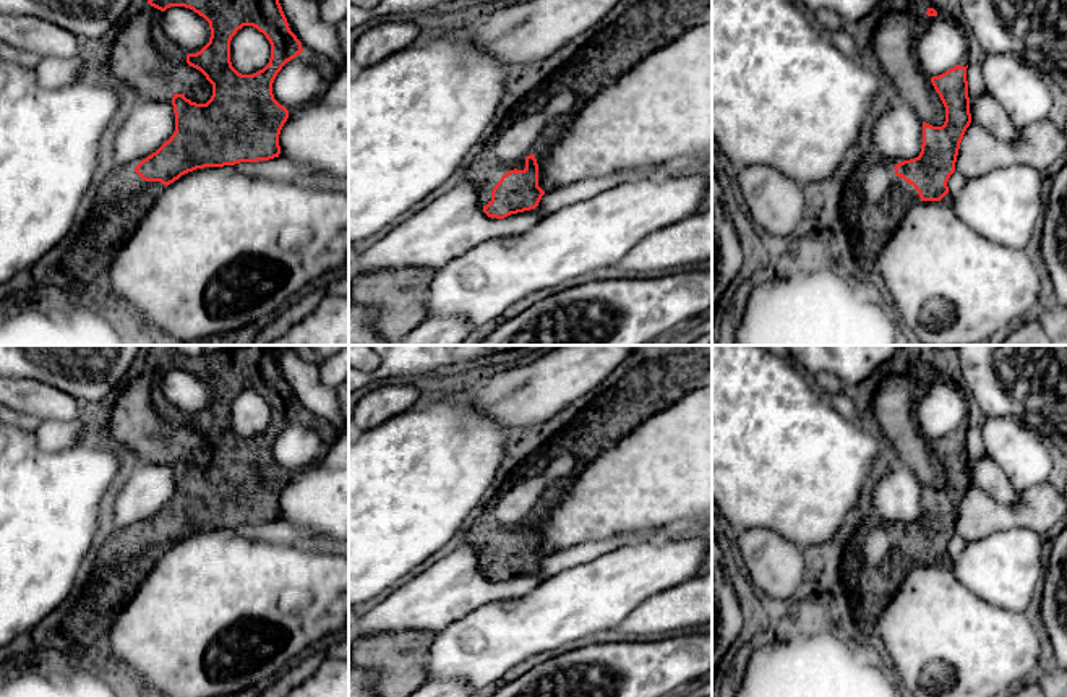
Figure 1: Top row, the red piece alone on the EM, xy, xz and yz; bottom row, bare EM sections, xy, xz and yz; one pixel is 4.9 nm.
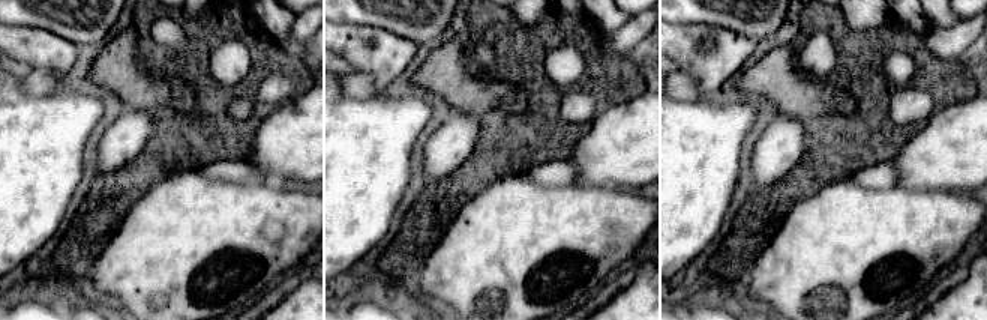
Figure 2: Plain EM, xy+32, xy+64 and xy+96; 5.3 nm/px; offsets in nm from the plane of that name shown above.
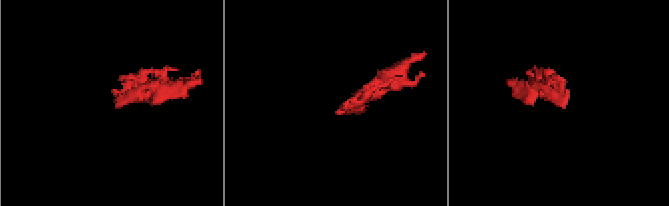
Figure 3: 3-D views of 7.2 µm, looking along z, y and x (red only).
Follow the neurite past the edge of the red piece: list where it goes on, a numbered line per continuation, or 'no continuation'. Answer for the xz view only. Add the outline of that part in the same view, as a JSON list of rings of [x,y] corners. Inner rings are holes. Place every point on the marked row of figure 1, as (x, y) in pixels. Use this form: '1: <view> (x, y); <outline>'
1: xz (487, 172); [[[490,149],[474,165],[474,169],[467,175],[467,180],[477,185],[482,207],[491,201],[491,191],[496,186],[496,183],[501,180],[501,177],[514,169],[524,170],[525,157],[514,162],[501,162],[491,156]]]

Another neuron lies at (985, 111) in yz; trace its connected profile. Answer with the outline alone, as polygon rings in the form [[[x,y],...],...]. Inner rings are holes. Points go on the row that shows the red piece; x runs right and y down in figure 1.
[[[988,92],[970,100],[970,113],[973,123],[986,128],[999,141],[1013,143],[1020,136],[1020,130],[1009,118],[1001,104]]]

